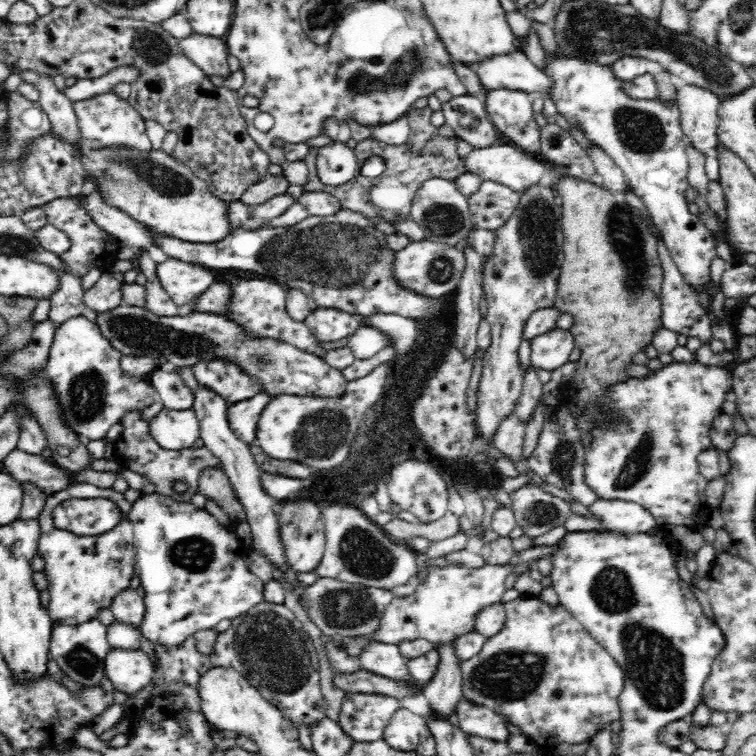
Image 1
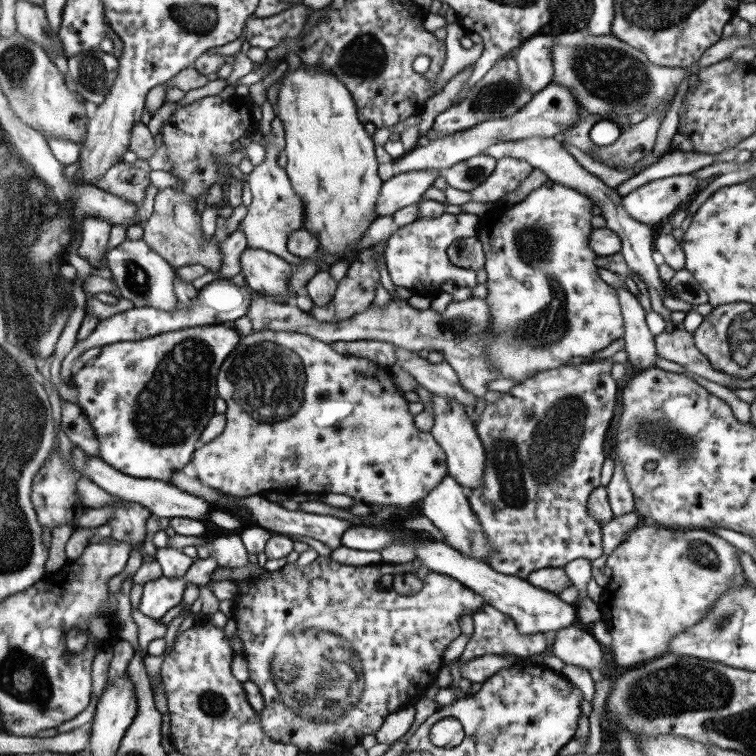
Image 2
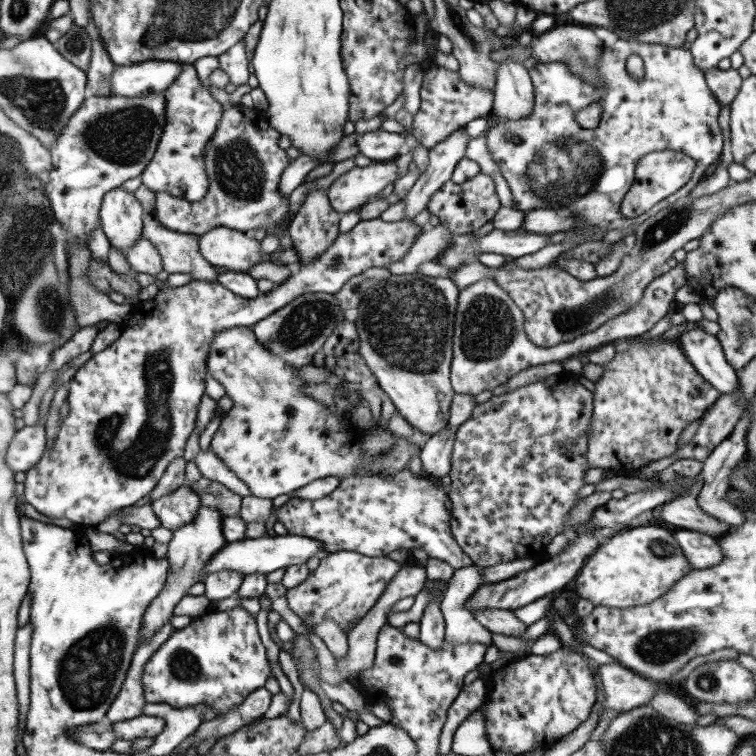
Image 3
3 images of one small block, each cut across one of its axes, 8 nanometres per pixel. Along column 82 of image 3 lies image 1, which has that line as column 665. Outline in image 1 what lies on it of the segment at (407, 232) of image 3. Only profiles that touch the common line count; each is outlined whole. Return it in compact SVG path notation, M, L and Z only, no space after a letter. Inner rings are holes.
M697 360L673 362L646 377L634 377L610 385L602 404L590 404L577 420L577 428L592 435L592 444L585 455L584 483L604 500L623 500L638 503L648 510L658 524L675 525L698 529L707 525L709 508L706 503L706 484L709 480L700 475L699 455L712 448L709 433L726 395L733 388L728 381L727 365L706 366ZM605 409L624 413L628 424L607 426Z

